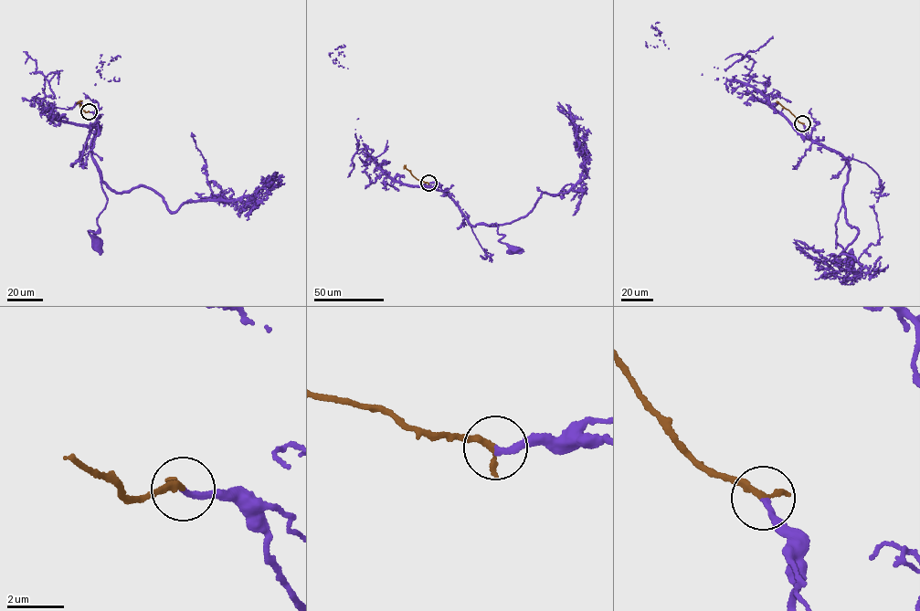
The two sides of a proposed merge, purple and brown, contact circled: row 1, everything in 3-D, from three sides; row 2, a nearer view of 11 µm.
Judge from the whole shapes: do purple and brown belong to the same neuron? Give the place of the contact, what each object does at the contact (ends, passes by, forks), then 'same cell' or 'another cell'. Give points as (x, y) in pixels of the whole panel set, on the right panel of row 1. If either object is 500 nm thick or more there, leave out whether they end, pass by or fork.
place (802, 123); purple ends; brown ends; same cell

